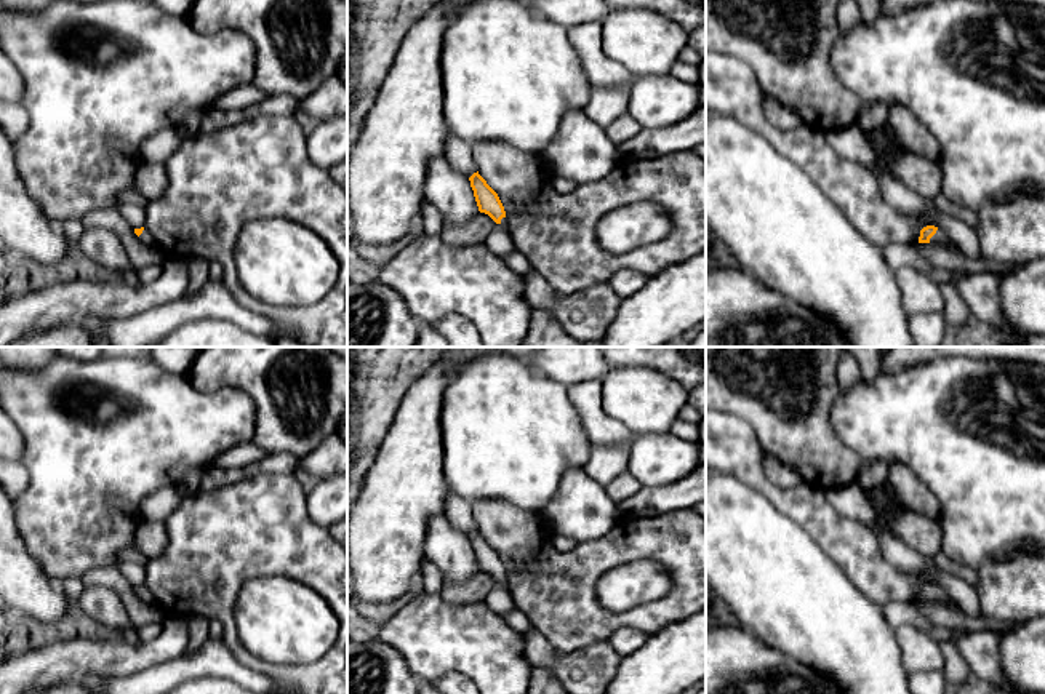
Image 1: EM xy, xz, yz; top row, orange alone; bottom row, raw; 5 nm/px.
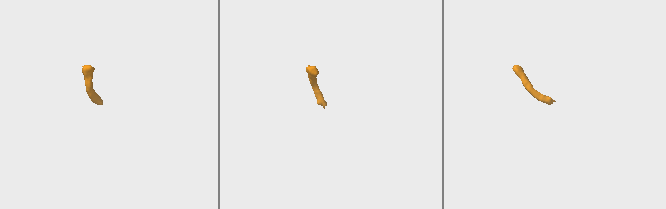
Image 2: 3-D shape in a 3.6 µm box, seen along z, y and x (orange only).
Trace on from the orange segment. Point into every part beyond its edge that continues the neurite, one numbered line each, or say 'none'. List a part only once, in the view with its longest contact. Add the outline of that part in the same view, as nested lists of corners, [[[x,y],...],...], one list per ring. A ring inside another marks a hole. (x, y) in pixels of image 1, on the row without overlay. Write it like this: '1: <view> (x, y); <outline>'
1: yz (940, 595); [[[941,587],[930,596],[930,601],[955,606],[954,600]]]

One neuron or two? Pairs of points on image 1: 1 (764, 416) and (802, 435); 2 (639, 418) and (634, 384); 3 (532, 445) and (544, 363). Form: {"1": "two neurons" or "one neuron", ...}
{"1": "one neuron", "2": "one neuron", "3": "two neurons"}

